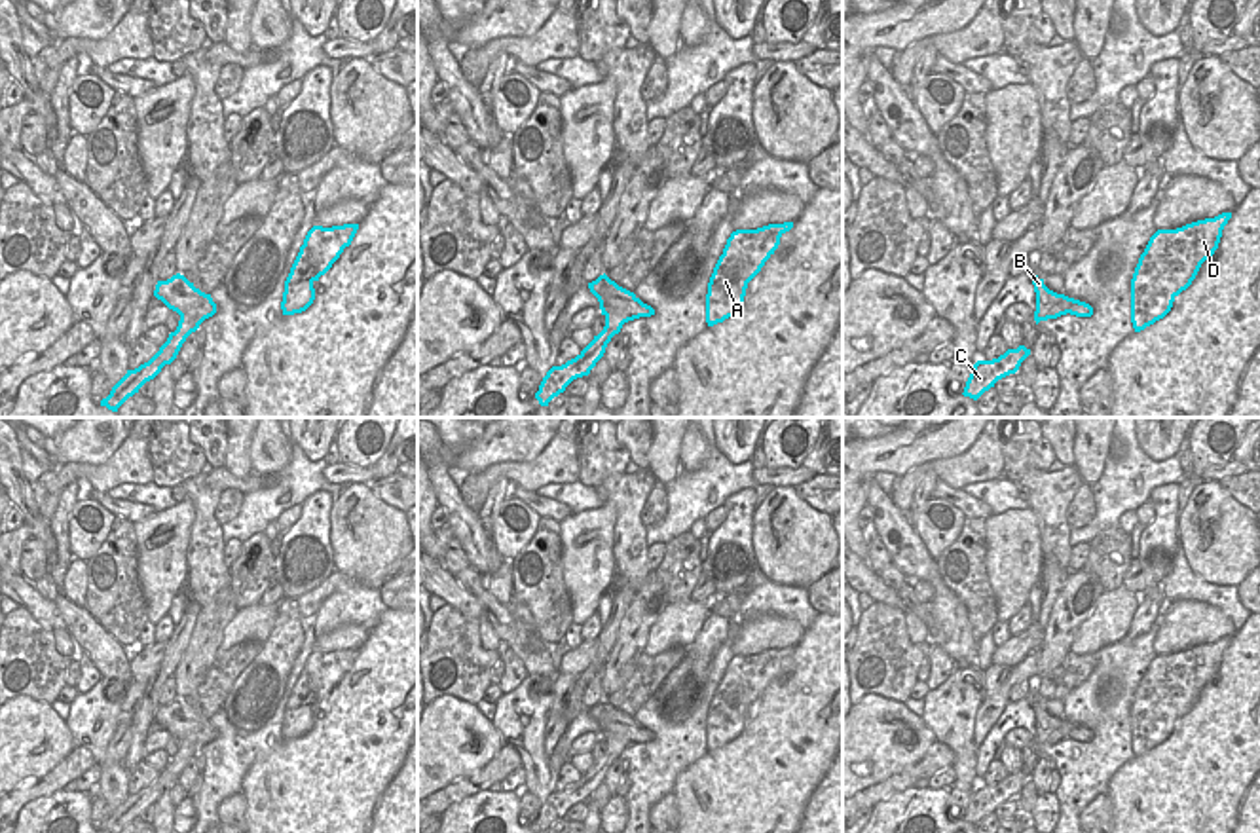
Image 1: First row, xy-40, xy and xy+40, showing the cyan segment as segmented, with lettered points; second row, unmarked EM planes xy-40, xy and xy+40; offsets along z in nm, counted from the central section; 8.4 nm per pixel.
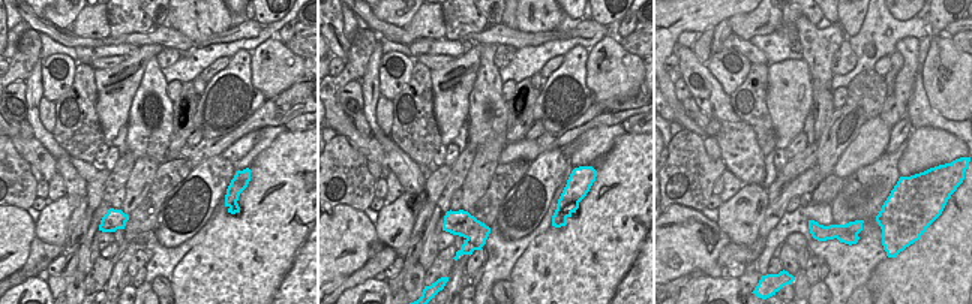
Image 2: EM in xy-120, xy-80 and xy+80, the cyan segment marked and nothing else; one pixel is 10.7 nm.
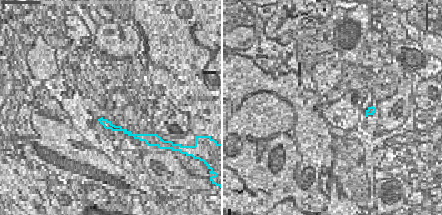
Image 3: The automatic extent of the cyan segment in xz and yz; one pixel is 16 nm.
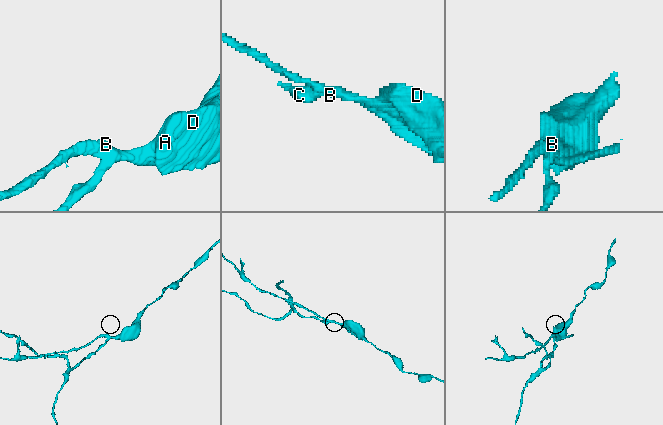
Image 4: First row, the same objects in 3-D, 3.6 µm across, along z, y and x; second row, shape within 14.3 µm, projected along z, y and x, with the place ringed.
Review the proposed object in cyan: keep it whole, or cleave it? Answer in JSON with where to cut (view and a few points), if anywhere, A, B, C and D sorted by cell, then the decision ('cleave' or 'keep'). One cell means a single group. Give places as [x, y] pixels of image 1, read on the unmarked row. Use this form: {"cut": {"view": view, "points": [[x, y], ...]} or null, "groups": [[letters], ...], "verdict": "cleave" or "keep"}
{"cut": {"view": "xy", "points": [[606, 737], [623, 733], [634, 742]]}, "groups": [["A", "C", "D"], ["B"]], "verdict": "cleave"}

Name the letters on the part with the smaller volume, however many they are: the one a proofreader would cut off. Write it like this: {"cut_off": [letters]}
{"cut_off": ["B"]}

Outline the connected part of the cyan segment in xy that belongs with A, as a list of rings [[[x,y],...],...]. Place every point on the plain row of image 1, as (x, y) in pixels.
[[[784,647],[731,658],[708,708],[708,751],[723,748],[740,736],[748,708],[761,696],[778,674],[780,662],[791,653],[793,647]]]

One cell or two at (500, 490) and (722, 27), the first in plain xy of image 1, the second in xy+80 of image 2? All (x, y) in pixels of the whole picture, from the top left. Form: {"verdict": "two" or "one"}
{"verdict": "one"}

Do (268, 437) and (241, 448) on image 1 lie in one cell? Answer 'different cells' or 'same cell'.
different cells

